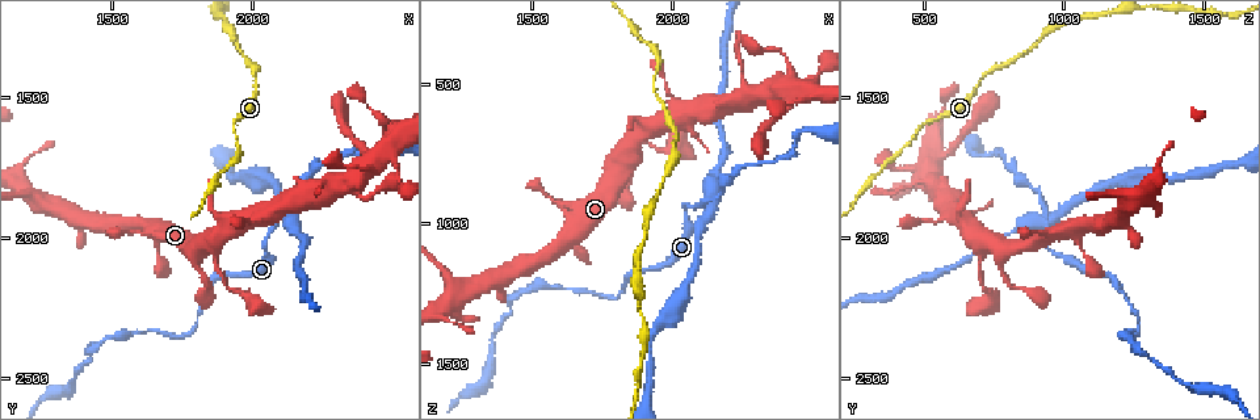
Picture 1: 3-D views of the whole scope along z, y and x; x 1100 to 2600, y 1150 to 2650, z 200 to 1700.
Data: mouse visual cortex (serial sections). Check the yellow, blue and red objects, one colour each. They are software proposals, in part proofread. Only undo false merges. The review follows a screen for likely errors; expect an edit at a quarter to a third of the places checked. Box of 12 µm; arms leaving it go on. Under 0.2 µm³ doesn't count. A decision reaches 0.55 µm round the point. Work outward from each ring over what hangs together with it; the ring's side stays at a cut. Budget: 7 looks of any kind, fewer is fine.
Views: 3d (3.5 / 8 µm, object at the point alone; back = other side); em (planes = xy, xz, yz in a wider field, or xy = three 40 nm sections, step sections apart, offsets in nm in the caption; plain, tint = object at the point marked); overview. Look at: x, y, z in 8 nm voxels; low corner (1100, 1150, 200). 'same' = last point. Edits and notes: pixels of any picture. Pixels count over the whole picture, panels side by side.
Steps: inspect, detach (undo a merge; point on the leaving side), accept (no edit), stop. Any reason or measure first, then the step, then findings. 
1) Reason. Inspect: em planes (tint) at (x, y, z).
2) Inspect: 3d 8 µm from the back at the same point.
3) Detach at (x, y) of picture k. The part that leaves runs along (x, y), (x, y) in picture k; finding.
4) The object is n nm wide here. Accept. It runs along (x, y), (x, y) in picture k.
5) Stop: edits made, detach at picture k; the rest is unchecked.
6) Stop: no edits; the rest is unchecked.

Looks like a crossing. Inspect: 3d 3.5 µm at (2110, 1950, 950).

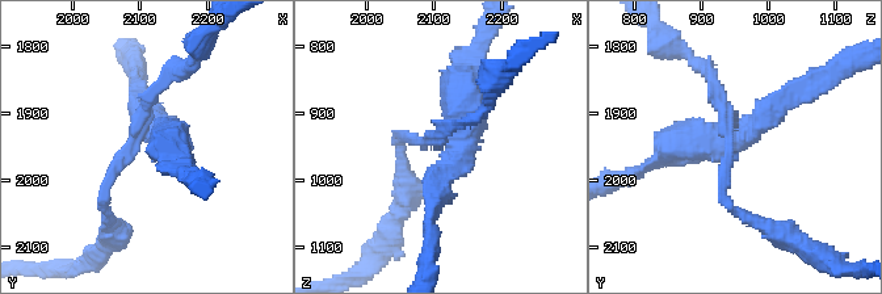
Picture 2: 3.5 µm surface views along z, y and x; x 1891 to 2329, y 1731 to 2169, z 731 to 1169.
4 arms meet here; the arms are 150, 150, 300, 450 nm wide; need the tissue. Inspect: em xy step 1 (tint) at (2125, 1940, 950).

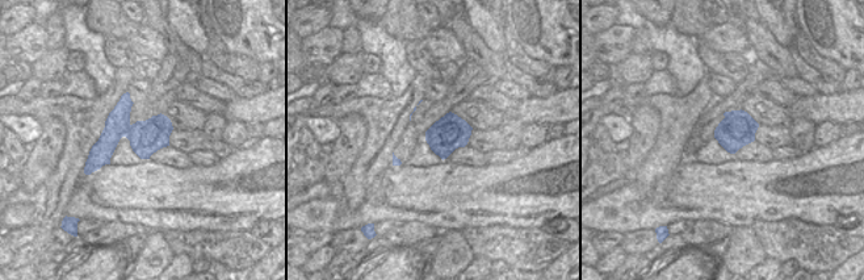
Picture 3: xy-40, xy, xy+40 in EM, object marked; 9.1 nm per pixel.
Inspect: em xy step 3 (tint) at the same point.

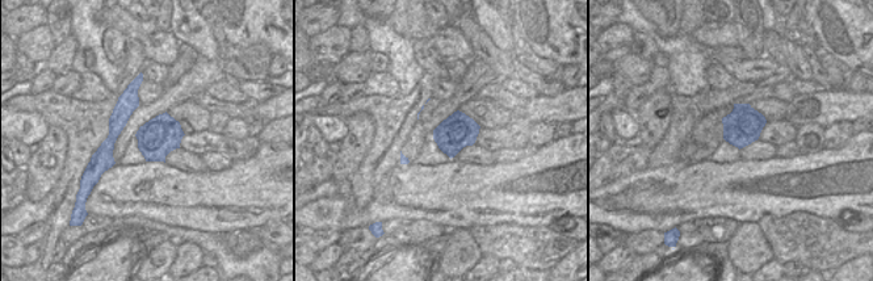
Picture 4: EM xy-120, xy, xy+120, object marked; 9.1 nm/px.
Detach at (773, 117) of picture 2. The part that leaves runs along (736, 139), (784, 99), (830, 79) in picture 2; a second cell is stuck on.

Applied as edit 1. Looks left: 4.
Inspect: overview.

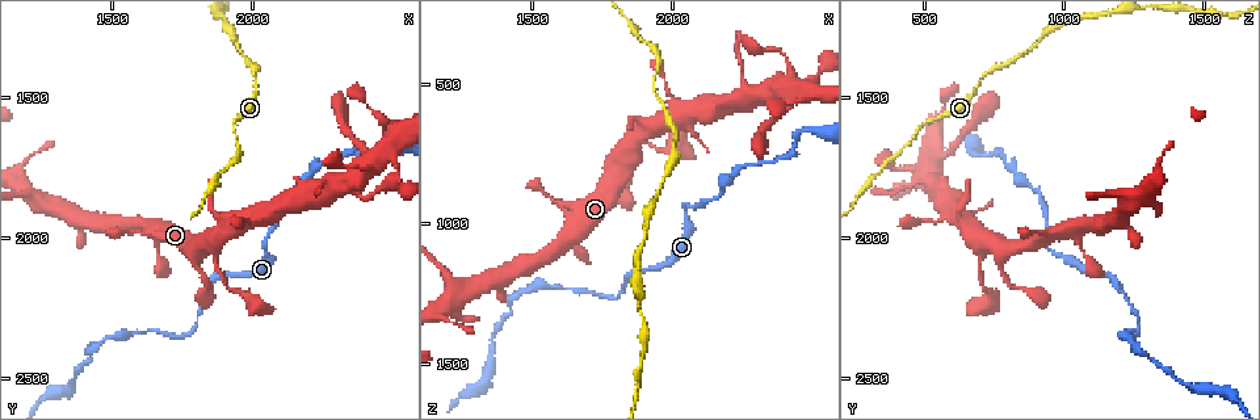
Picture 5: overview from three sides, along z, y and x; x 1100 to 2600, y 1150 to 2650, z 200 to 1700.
Looks like a crossing. Inspect: 3d 3.5 µm at (2430, 1720, 570).

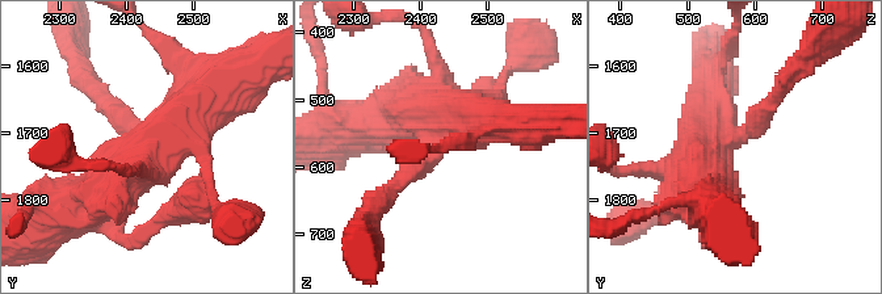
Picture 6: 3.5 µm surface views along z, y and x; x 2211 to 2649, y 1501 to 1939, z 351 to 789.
Now the EM. Inspect: em xy step 5 (tint) at (2420, 1715, 565).

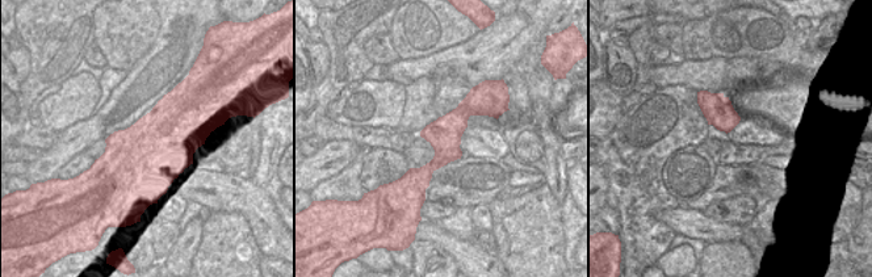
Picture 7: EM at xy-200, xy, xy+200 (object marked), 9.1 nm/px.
Accept. It runs along (474, 93), (420, 192) in picture 7; one cell here.

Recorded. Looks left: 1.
Stop: edits made, detach at picture 2; the rest is unchecked.

